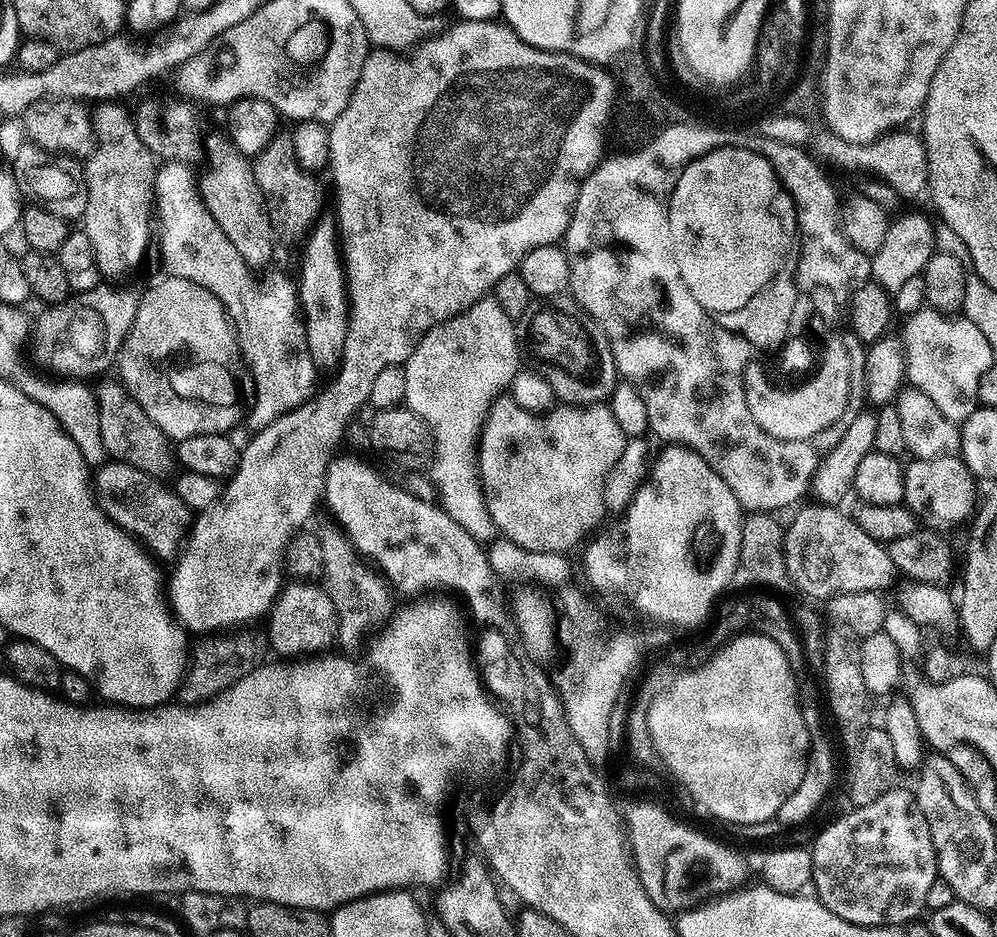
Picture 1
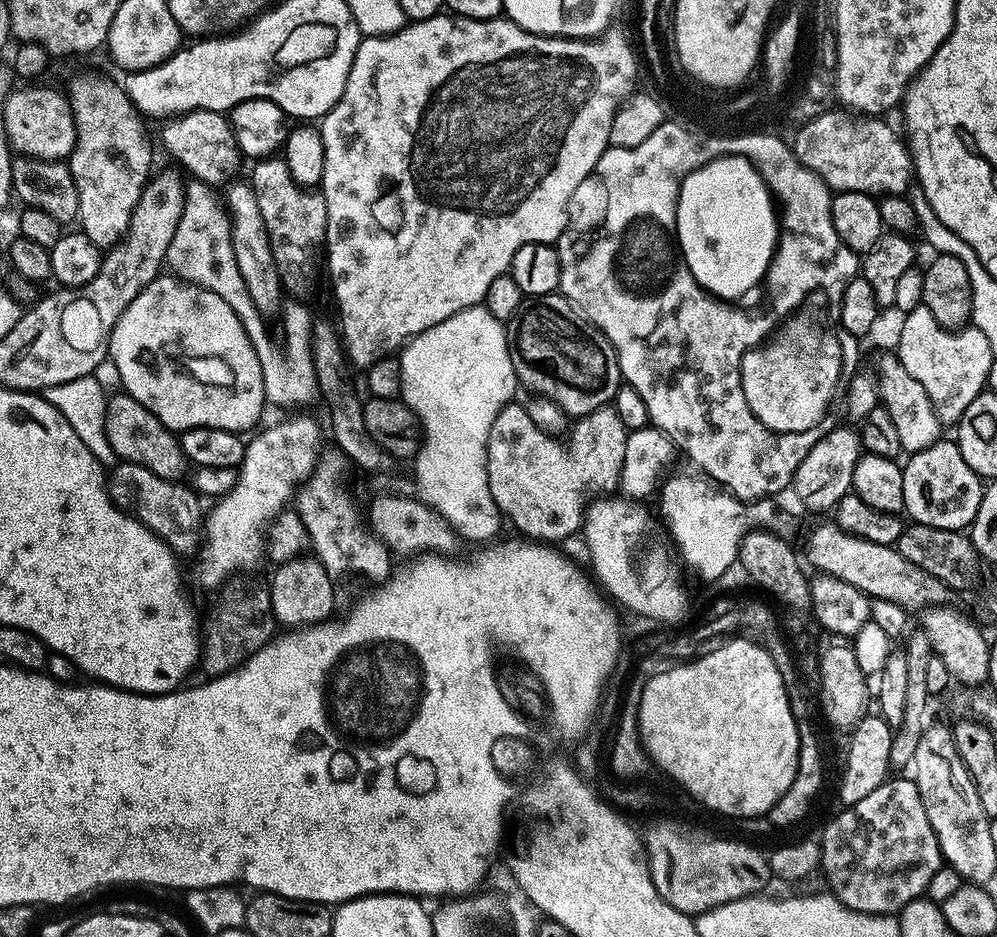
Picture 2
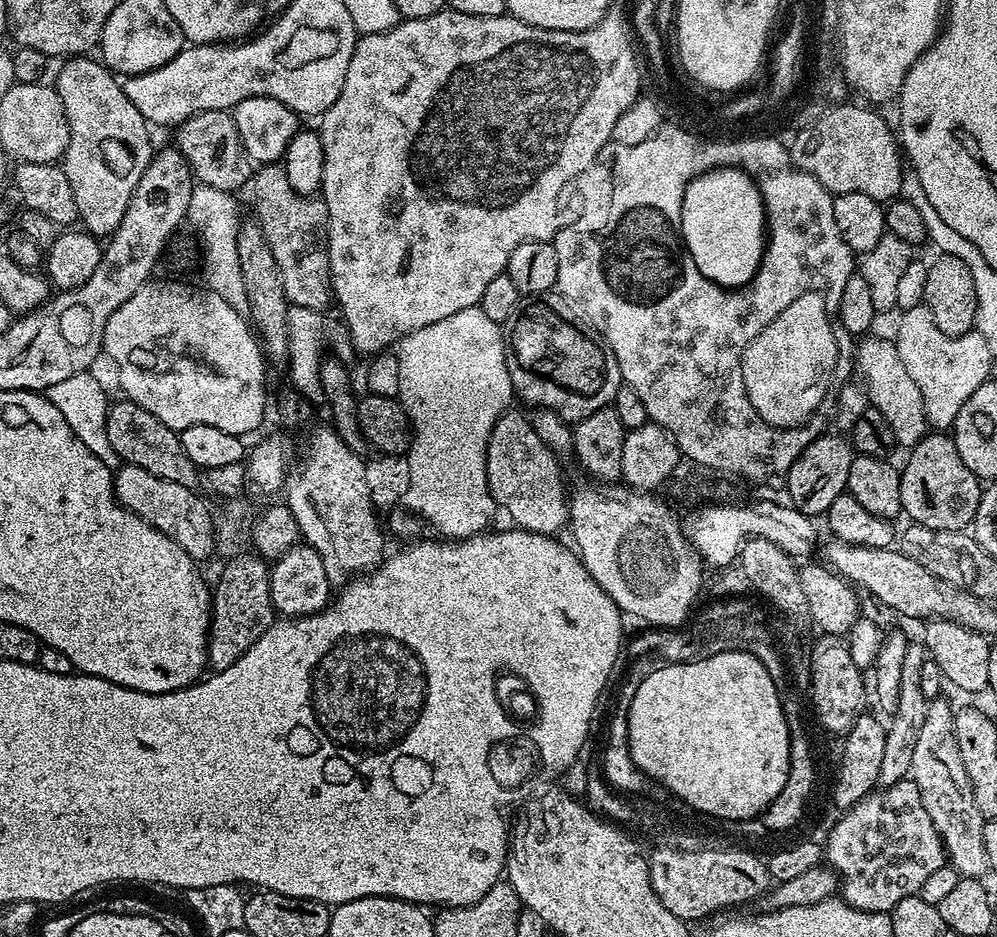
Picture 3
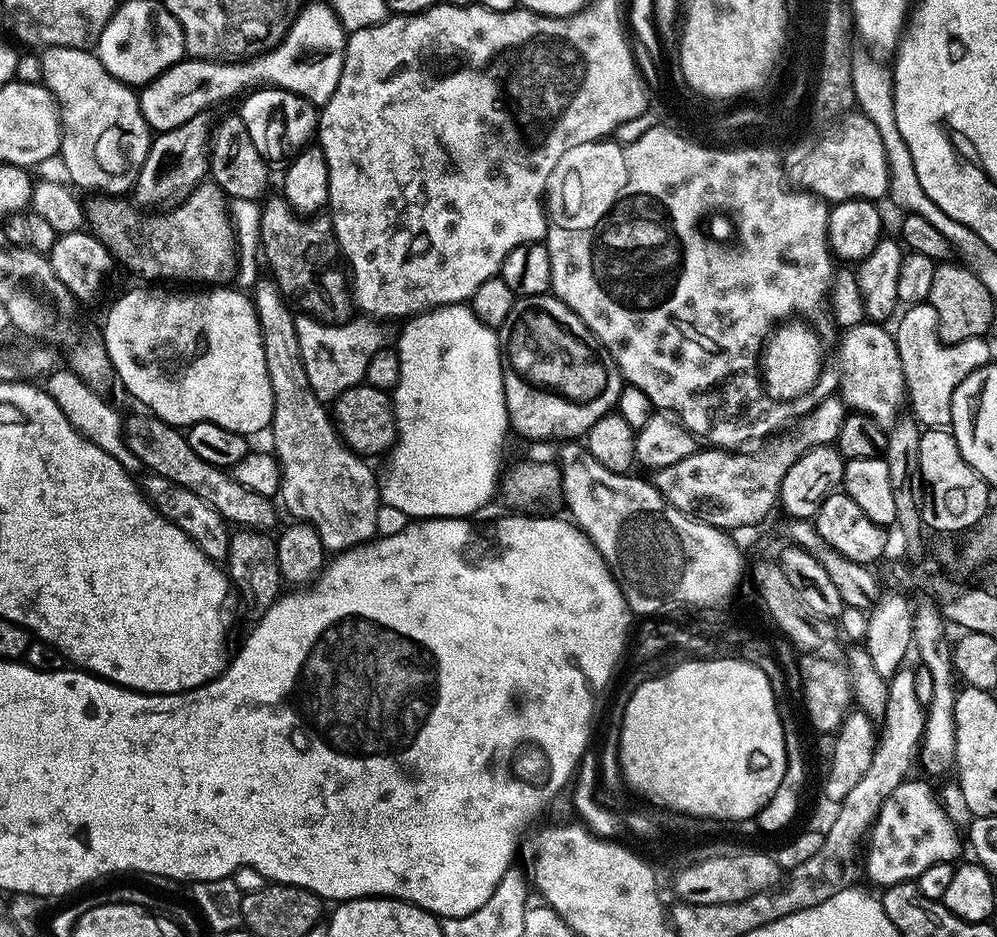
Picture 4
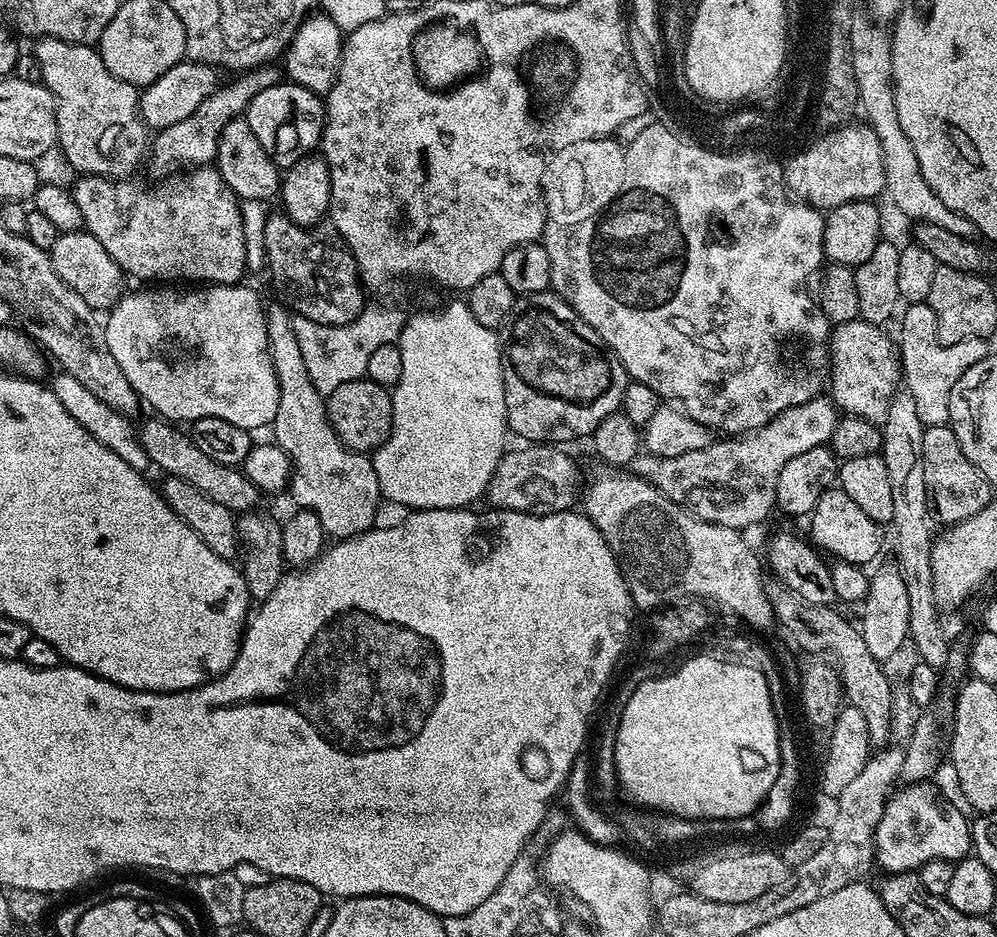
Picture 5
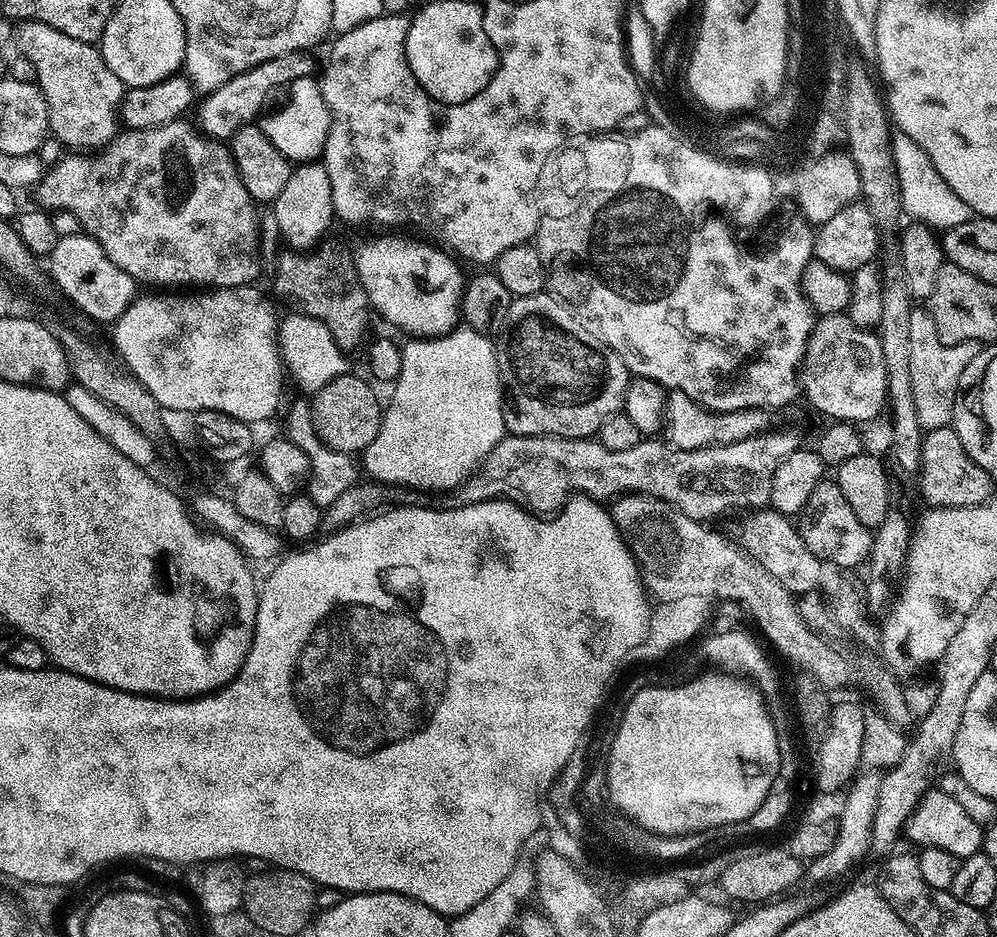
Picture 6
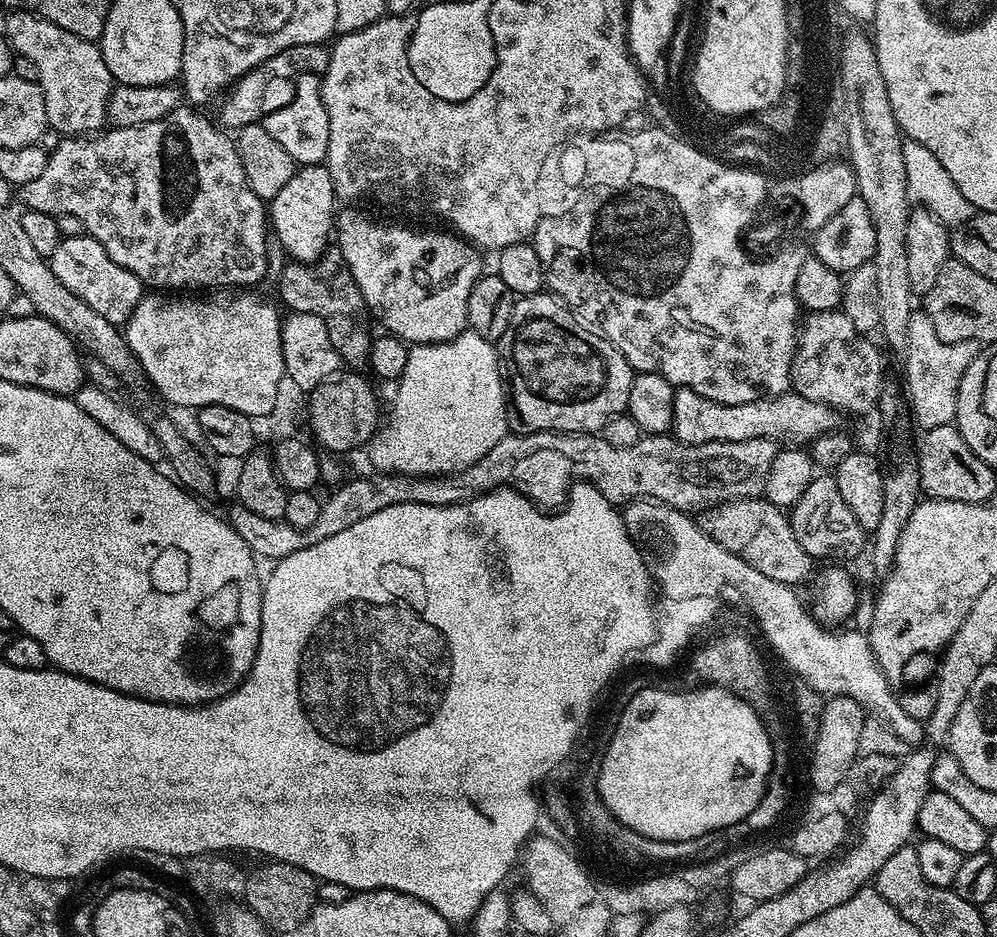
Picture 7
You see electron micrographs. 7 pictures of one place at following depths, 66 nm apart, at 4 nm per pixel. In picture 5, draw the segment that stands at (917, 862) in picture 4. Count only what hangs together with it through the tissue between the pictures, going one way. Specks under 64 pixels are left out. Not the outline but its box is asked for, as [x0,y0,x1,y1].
[875,782,972,874]

